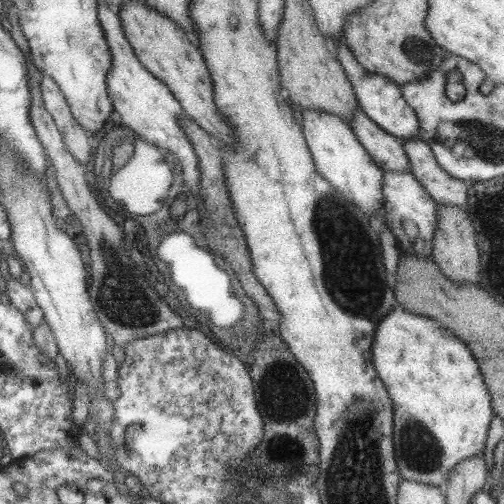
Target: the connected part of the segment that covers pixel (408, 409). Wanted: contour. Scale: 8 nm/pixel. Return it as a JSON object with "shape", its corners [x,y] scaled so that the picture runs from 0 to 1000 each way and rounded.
{"shape":[[[790,605],[776,611],[776,619],[768,619],[744,647],[736,718],[778,794],[778,881],[794,946],[875,970],[883,962],[883,948],[911,917],[954,903],[962,887],[970,837],[980,817],[950,722],[925,683],[867,635],[815,623]]]}

